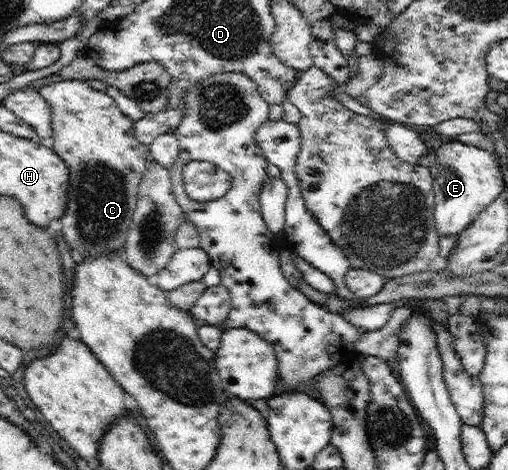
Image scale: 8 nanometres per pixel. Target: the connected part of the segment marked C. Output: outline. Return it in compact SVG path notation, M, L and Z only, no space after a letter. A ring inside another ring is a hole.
M83 80L61 81L39 87L39 93L51 106L53 150L69 168L69 209L63 215L63 235L71 251L77 251L75 263L87 257L101 257L111 253L123 253L125 239L136 210L139 183L147 171L149 147L133 134L134 121L129 119L107 93L93 89Z

